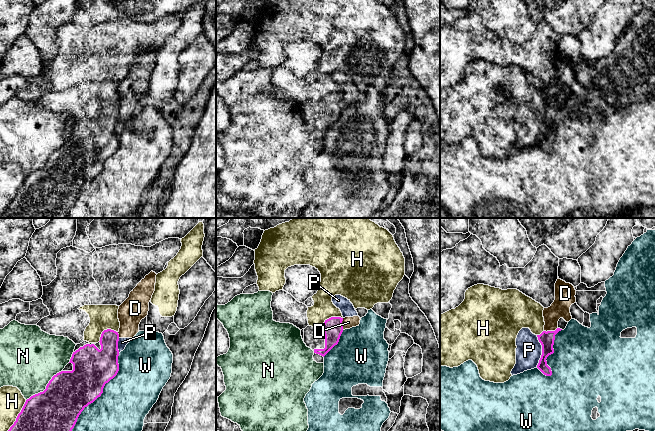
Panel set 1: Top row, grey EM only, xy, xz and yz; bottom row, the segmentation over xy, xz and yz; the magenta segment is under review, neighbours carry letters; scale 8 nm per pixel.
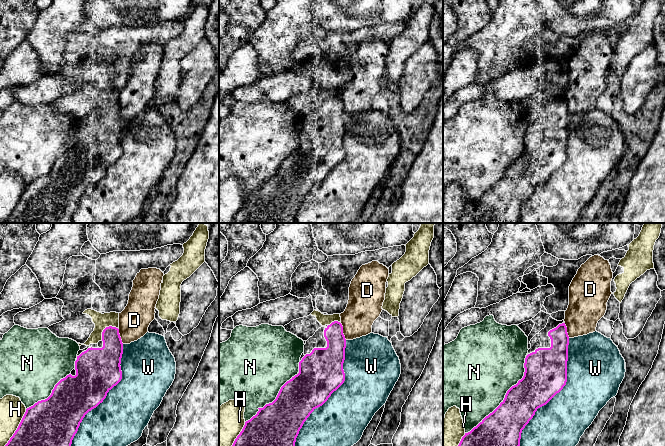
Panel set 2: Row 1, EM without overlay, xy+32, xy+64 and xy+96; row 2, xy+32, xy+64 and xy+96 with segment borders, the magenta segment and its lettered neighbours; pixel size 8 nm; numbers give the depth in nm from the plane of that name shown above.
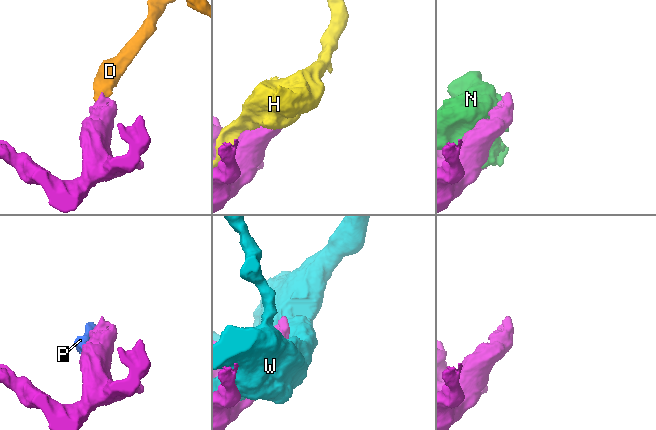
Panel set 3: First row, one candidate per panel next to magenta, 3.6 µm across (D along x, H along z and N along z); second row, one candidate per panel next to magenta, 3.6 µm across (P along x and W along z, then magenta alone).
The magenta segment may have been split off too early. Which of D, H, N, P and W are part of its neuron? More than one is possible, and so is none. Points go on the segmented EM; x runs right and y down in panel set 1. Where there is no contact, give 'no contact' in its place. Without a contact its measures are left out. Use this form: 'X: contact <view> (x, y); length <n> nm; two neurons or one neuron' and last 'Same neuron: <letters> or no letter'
D: contact yz (550, 331); length 120 nm; two neurons
H: contact xy (18, 415); length 300 nm; two neurons
N: contact xy (46, 387); length 380 nm; two neurons
P: contact yz (542, 351); length 260 nm; two neurons
W: contact xy (102, 392); length 750 nm; two neurons
Same neuron: no letter

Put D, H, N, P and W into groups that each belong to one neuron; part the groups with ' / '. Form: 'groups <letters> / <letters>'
groups D P / H / N / W

